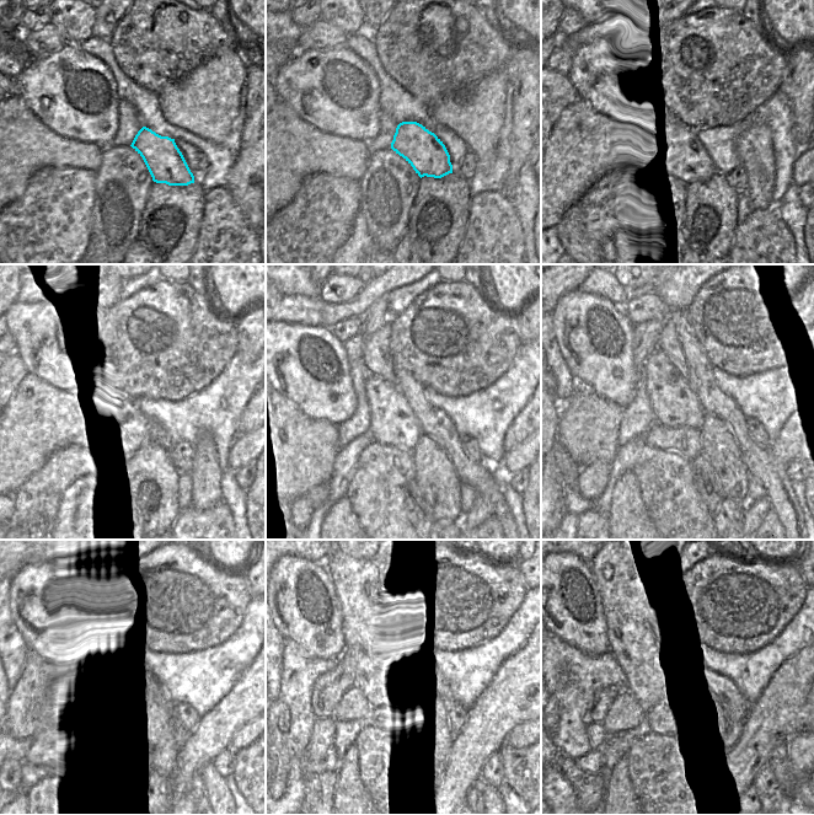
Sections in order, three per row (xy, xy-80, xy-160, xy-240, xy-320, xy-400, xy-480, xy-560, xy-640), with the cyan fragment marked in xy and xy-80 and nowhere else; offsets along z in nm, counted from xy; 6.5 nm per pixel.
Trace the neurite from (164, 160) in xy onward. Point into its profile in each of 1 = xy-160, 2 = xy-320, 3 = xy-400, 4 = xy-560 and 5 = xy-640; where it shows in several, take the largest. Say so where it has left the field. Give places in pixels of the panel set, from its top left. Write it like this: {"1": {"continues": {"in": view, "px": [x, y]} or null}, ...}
{"1": {"continues": {"in": "xy-160", "px": [680, 145]}}, "2": {"continues": {"in": "xy-320", "px": [392, 421]}}, "3": {"continues": {"in": "xy-400", "px": [673, 403]}}, "4": {"continues": {"in": "xy-560", "px": [379, 666]}}, "5": {"continues": {"in": "xy-640", "px": [643, 659]}}}

